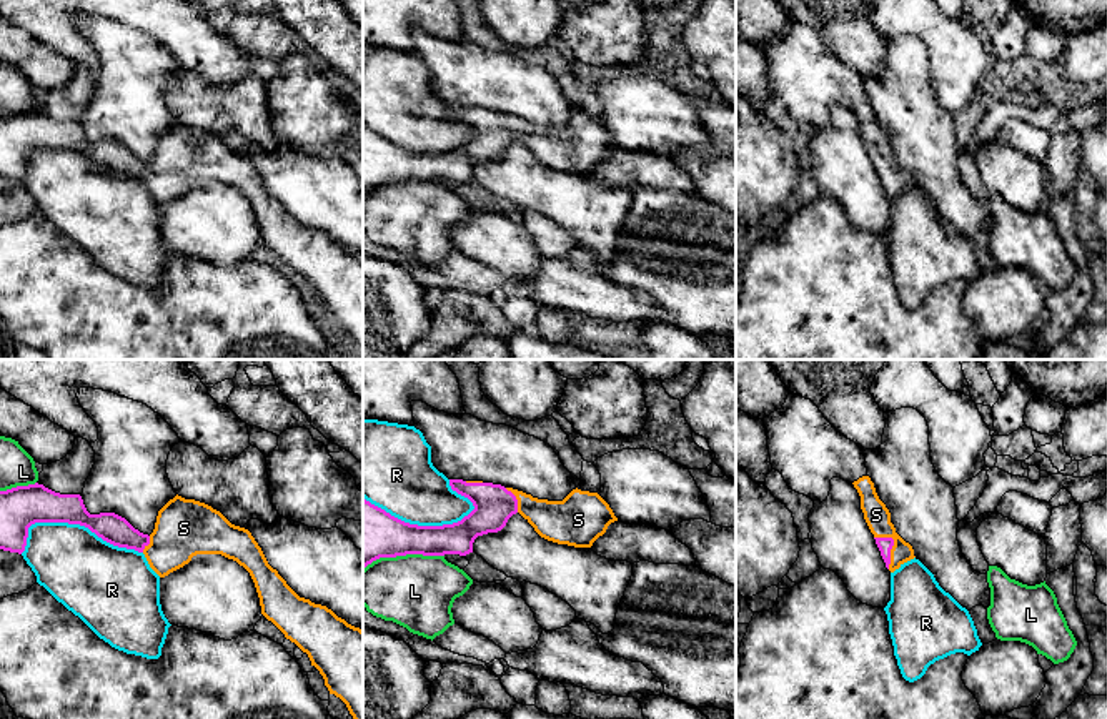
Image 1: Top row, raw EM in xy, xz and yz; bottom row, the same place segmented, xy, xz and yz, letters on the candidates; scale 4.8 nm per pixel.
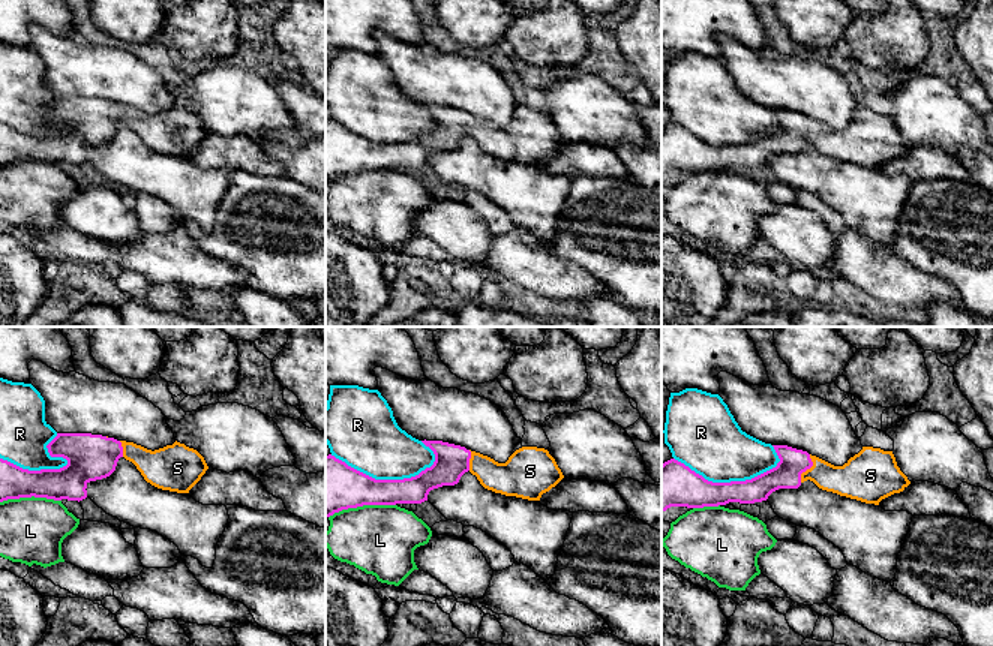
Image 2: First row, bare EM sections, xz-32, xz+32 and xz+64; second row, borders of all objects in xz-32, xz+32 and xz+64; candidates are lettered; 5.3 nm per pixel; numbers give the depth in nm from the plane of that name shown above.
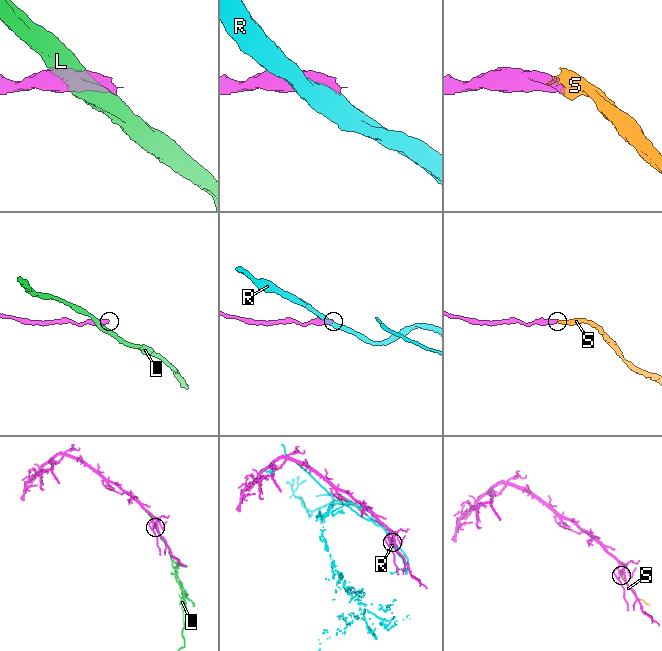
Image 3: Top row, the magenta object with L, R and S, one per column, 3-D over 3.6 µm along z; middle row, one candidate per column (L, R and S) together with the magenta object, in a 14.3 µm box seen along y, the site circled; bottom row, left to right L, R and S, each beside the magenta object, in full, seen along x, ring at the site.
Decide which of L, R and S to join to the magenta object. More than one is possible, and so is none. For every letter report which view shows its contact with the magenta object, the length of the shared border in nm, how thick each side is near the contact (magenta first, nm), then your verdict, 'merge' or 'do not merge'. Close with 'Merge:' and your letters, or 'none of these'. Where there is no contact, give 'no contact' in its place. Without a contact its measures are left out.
L: contact in xz; length 400 nm; calibres 280 and 360 nm; do not merge
R: contact in xz; length 550 nm; calibres 260 and 340 nm; do not merge
S: contact in yz; length 180 nm; calibres 70 and 120 nm; merge
Merge: S

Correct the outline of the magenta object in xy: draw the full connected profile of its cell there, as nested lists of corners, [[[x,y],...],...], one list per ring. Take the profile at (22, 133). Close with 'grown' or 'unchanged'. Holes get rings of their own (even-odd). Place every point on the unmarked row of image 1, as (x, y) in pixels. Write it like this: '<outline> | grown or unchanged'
[[[43,112],[17,113],[0,118],[0,176],[22,181],[27,173],[28,155],[35,150],[68,150],[88,155],[103,168],[143,180],[150,195],[165,205],[183,195],[196,181],[221,181],[243,193],[256,215],[261,241],[271,248],[286,266],[308,281],[325,306],[330,321],[340,325],[353,346],[363,353],[363,258],[338,245],[331,236],[300,225],[273,196],[261,175],[245,155],[231,151],[211,133],[175,123],[156,143],[153,160],[143,161],[115,140],[90,141],[80,121],[60,121]]] | grown

